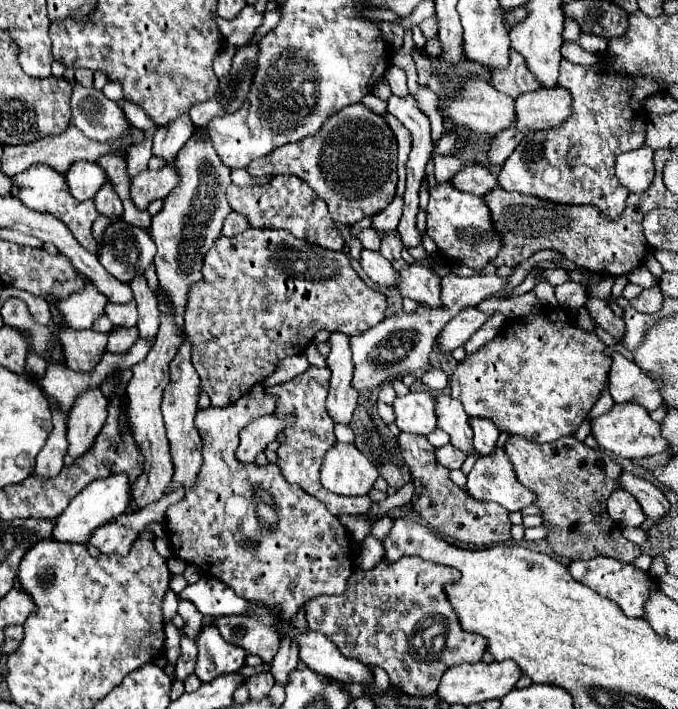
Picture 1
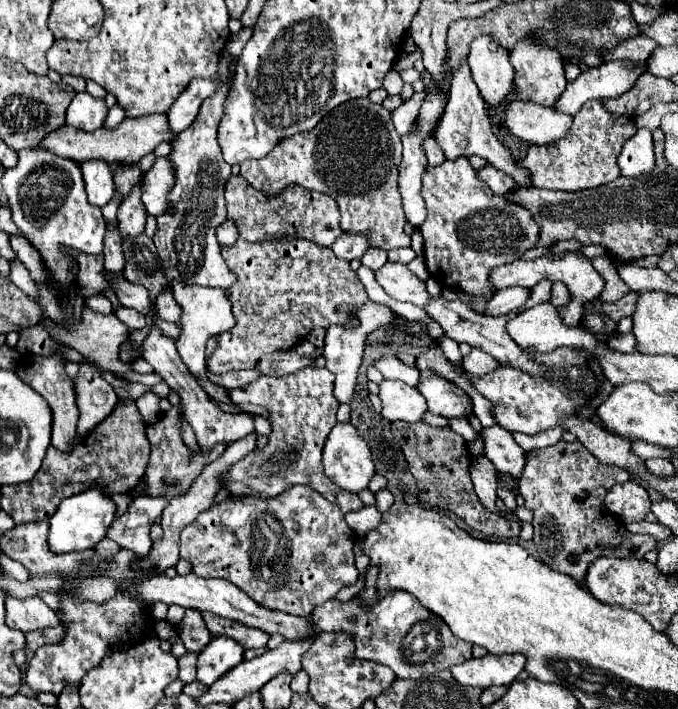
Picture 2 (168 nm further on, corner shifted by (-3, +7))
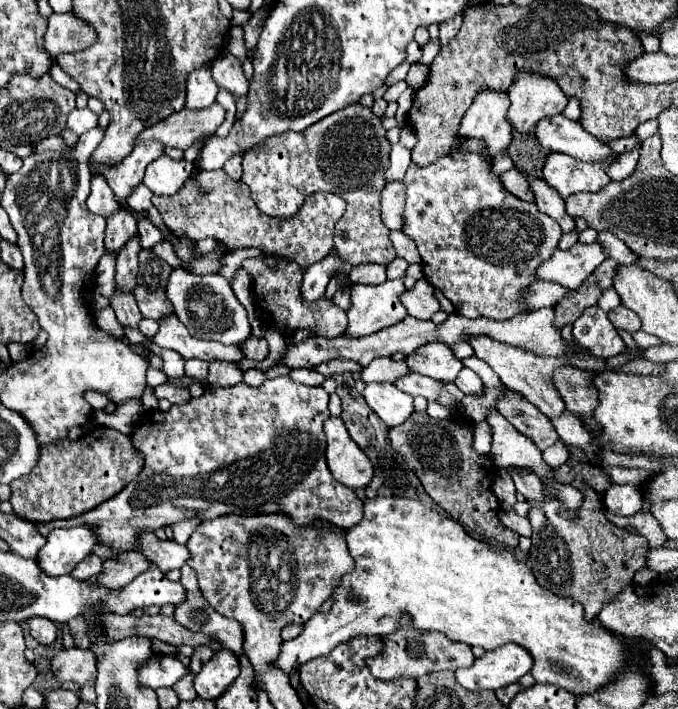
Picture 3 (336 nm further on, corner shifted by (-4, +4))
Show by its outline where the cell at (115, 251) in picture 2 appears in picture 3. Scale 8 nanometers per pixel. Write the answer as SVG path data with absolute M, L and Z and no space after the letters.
M114 290L112 298L110 298L110 308L116 312L116 318L122 326L134 326L136 328L140 318L142 318L132 292Z

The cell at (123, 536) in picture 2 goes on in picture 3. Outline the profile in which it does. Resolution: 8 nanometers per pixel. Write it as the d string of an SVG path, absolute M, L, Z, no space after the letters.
M142 530L136 538L138 552L152 560L164 574L174 568L182 568L188 560L188 548L180 546L176 540L160 540L154 532Z

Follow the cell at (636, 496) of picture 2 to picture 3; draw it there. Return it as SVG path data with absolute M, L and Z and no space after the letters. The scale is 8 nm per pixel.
M612 484L604 494L604 504L606 504L610 514L632 516L642 508L644 496L642 496L642 490L638 486Z

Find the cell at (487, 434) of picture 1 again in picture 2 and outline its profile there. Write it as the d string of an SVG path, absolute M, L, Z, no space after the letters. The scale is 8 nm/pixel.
M489 427L483 429L485 439L485 457L495 465L499 473L511 475L513 479L519 479L525 467L525 451L515 443L513 435L509 431L503 431L503 427Z

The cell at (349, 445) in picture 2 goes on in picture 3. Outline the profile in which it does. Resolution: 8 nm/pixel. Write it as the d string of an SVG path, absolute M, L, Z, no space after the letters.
M328 418L324 432L328 438L326 460L332 476L348 488L366 488L374 476L372 462L364 450L352 442L342 418Z

